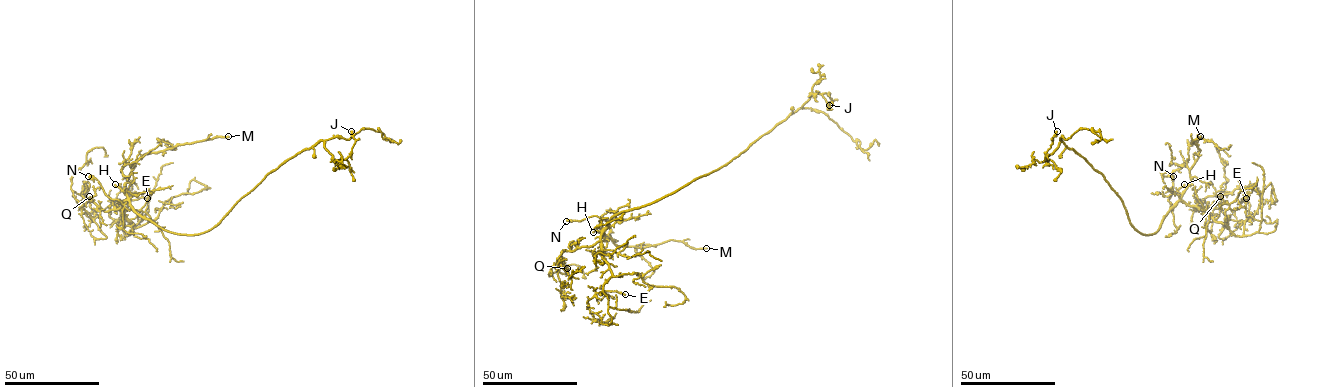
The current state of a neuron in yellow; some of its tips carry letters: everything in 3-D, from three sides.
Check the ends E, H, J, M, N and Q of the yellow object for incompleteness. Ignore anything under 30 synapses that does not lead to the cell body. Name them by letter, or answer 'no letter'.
H, M

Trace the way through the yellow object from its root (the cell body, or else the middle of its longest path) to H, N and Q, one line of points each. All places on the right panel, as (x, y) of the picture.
H: (1144, 234), (1153, 234), (1159, 229), (1165, 215), (1180, 198), (1181, 194), (1177, 191), (1184, 184)
N: (1144, 234), (1156, 232), (1170, 210), (1168, 199), (1172, 192), (1173, 176)
Q: (1144, 234), (1156, 232), (1179, 201), (1198, 211), (1203, 200), (1214, 208), (1220, 196)

